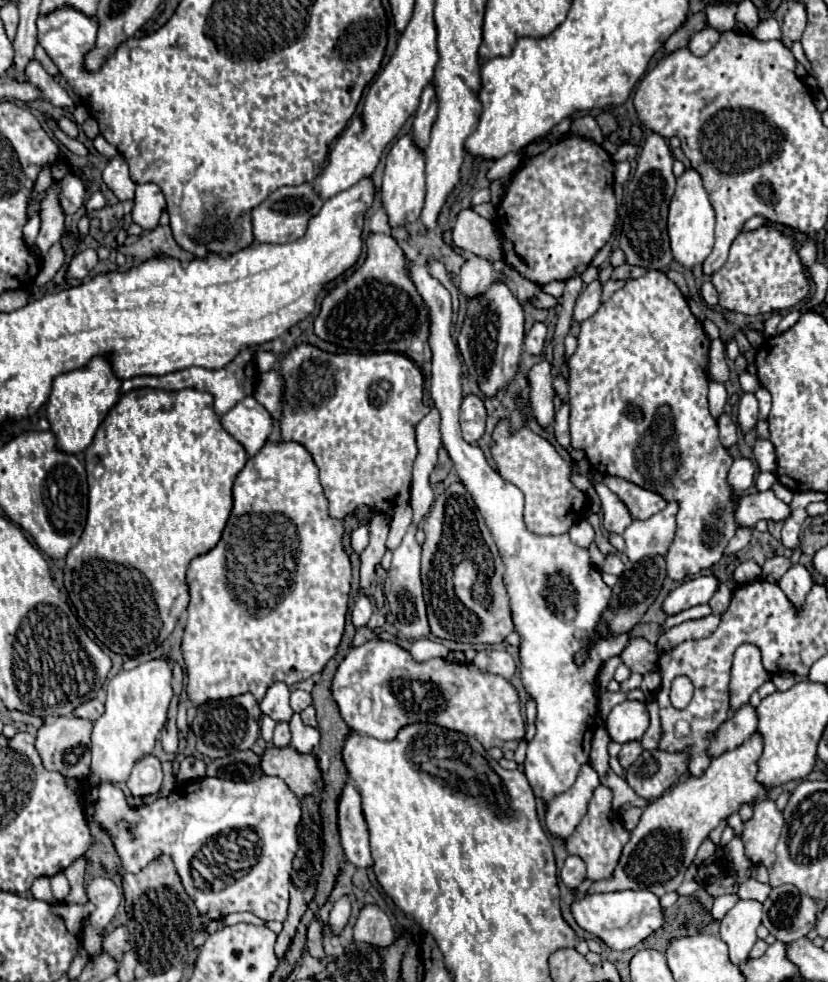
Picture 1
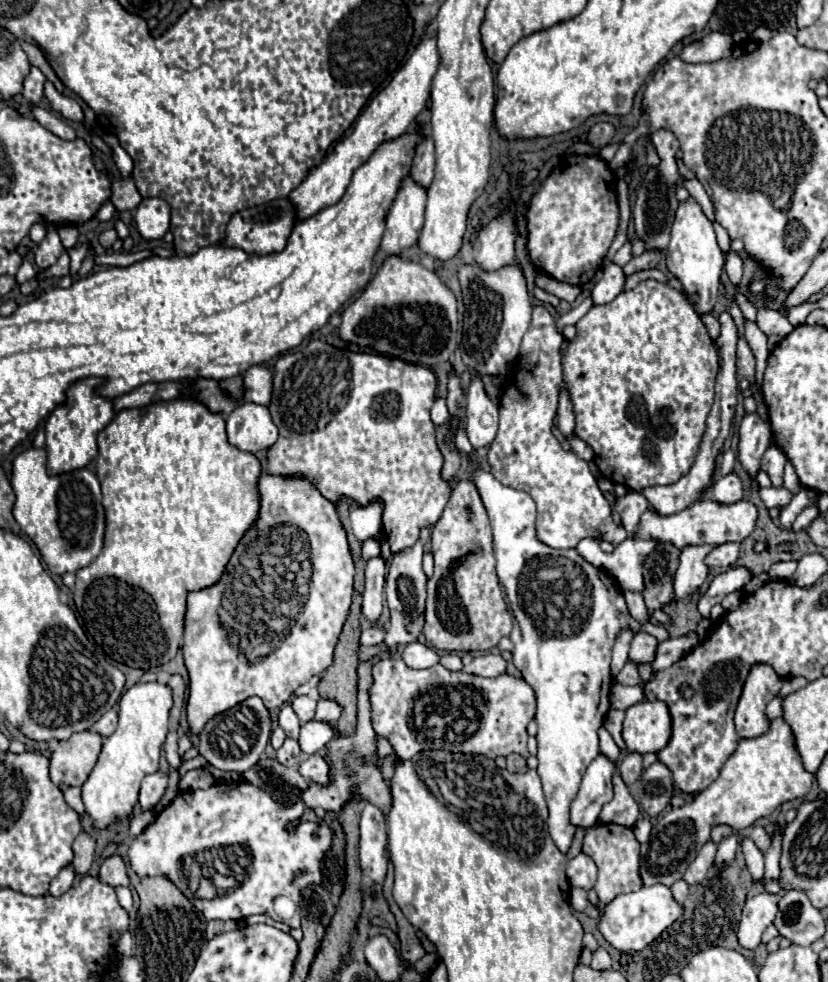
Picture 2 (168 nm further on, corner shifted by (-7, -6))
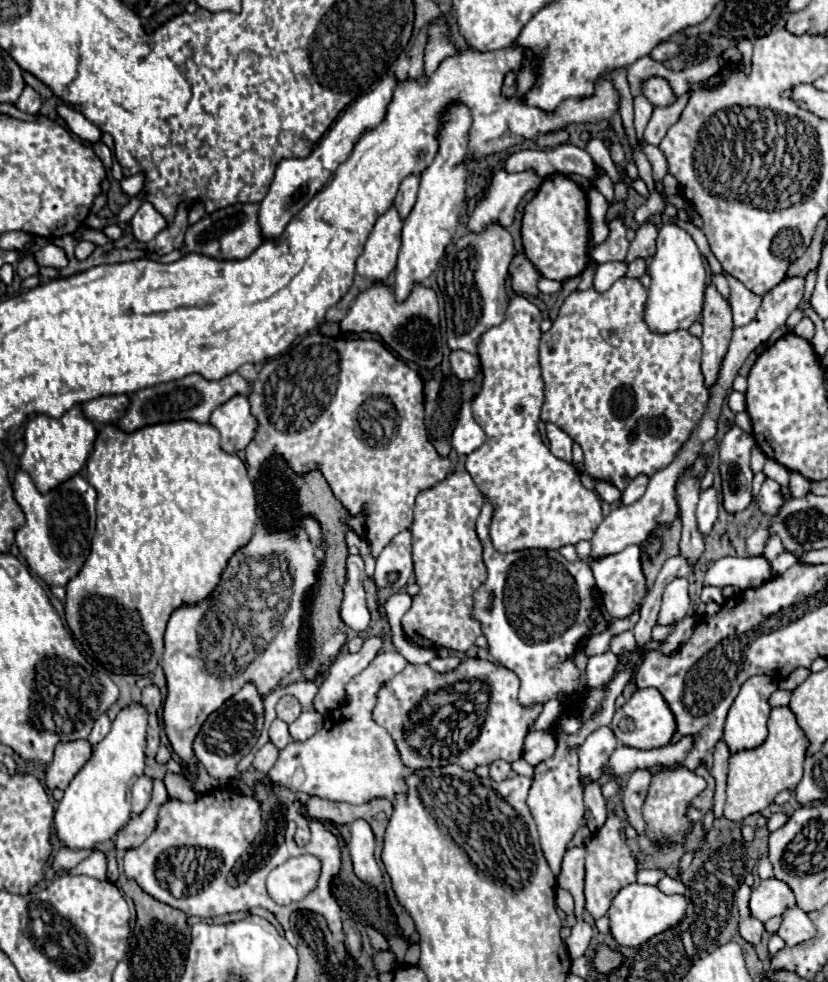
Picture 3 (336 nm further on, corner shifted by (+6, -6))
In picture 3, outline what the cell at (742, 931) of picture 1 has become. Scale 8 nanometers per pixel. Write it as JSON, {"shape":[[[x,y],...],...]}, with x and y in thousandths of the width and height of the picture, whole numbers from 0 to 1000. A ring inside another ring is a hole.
{"shape":[[[929,894],[921,896],[914,904],[909,904],[905,916],[905,929],[909,935],[926,939],[929,935],[941,933],[946,925],[953,925],[955,921],[960,921],[955,904],[950,904],[950,900],[946,900],[943,896]]]}

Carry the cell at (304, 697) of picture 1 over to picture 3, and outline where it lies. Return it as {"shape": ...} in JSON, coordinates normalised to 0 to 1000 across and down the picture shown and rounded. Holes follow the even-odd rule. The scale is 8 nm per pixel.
{"shape":[[[342,709],[335,715],[335,731],[344,733],[347,737],[351,737],[361,727],[366,725],[366,719],[359,715],[359,711],[354,709]]]}

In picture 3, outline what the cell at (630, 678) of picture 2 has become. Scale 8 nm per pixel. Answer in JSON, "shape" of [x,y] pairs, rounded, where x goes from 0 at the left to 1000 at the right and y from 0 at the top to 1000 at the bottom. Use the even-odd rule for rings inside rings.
{"shape":[[[740,664],[714,668],[709,674],[709,699],[711,701],[728,701],[745,684],[748,670]]]}

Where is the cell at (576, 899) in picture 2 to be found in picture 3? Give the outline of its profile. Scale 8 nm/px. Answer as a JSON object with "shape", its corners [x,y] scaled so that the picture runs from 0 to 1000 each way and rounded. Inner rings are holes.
{"shape":[[[680,904],[673,906],[673,923],[678,927],[685,927],[685,931],[692,929],[692,912],[685,906],[680,906]]]}

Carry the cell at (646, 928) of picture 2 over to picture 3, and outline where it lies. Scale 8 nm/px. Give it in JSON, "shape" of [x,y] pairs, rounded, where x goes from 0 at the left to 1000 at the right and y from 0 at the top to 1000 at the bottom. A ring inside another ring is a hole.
{"shape":[[[769,898],[760,900],[757,904],[750,904],[738,919],[738,925],[733,929],[736,949],[748,963],[774,963],[786,953],[806,947],[810,941],[820,941],[820,937],[825,937],[827,933],[827,923],[830,919],[820,910],[806,912],[793,902],[777,902]]]}

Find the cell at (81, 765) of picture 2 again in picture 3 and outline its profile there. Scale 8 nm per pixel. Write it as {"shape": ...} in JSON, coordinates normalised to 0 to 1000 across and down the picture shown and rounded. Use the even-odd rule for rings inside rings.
{"shape":[[[105,754],[71,756],[66,760],[66,770],[54,782],[54,798],[59,804],[79,804],[86,792],[98,784],[98,780],[110,772],[110,758]]]}

